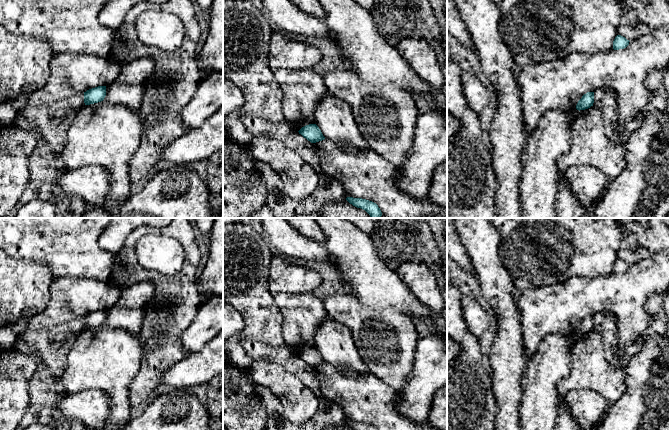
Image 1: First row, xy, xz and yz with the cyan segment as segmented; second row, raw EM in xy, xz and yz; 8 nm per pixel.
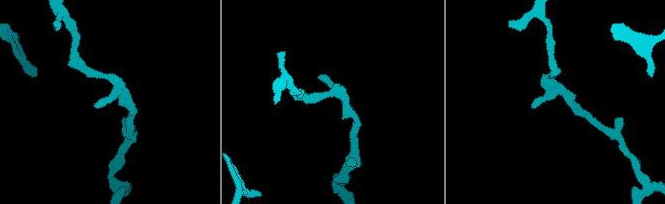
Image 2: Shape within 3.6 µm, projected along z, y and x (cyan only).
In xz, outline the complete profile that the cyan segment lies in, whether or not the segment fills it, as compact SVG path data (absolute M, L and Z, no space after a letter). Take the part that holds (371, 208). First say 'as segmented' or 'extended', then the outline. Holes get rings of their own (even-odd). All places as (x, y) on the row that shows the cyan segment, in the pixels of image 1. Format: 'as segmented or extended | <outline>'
as segmented | M347 197L346 200L353 206L365 210L370 215L370 218L380 218L382 216L380 208L372 201L353 197Z

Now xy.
as segmented | M98 86L84 92L84 103L90 105L104 100L106 96L106 86Z

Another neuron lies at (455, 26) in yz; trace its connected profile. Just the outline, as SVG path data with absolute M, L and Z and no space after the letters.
M447 0L447 32L454 36L464 47L474 51L474 43L463 23L454 0Z

